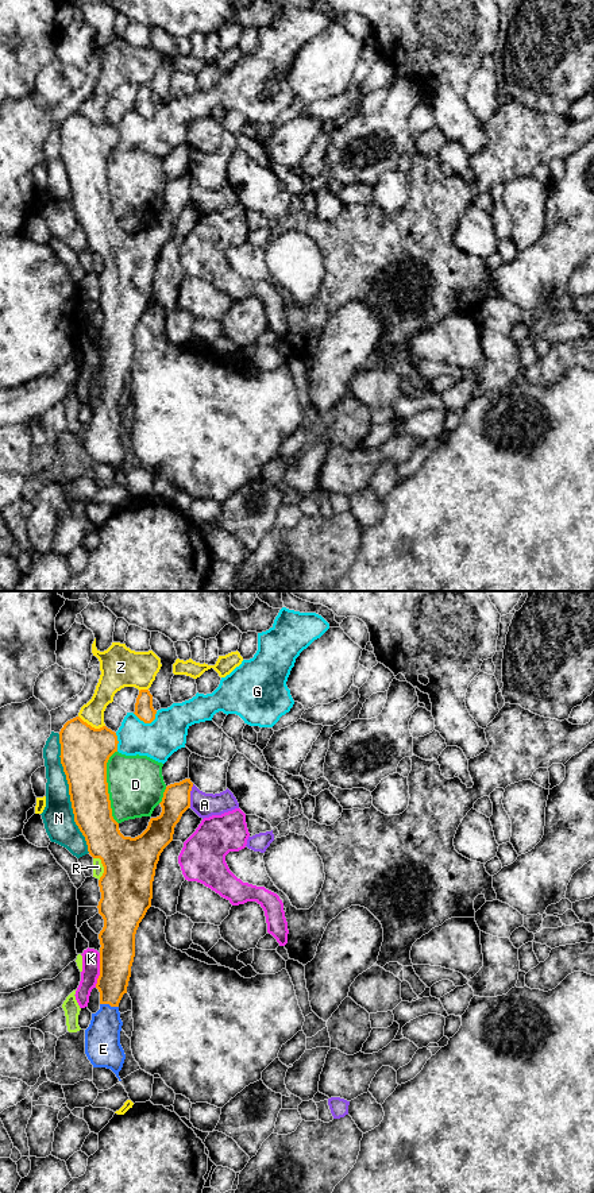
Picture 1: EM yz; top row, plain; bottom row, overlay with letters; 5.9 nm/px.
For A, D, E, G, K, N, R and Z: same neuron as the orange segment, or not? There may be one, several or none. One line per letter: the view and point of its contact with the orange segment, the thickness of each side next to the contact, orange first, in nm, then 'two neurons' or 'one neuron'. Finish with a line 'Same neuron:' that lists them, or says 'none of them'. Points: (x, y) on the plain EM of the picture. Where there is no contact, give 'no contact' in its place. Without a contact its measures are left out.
A: yz (189, 190) | 170/140 nm | two neurons
D: yz (107, 182) | 280/340 nm | two neurons
E: yz (110, 400) | 190/200 nm | one neuron
G: yz (146, 118) | 110/220 nm | two neurons
K: yz (100, 366) | 200/110 nm | two neurons
N: yz (69, 189) | 280/190 nm | two neurons
R: yz (103, 261) | 320/60 nm | two neurons
Z: yz (91, 122) | 300/140 nm | two neurons
Same neuron: E

